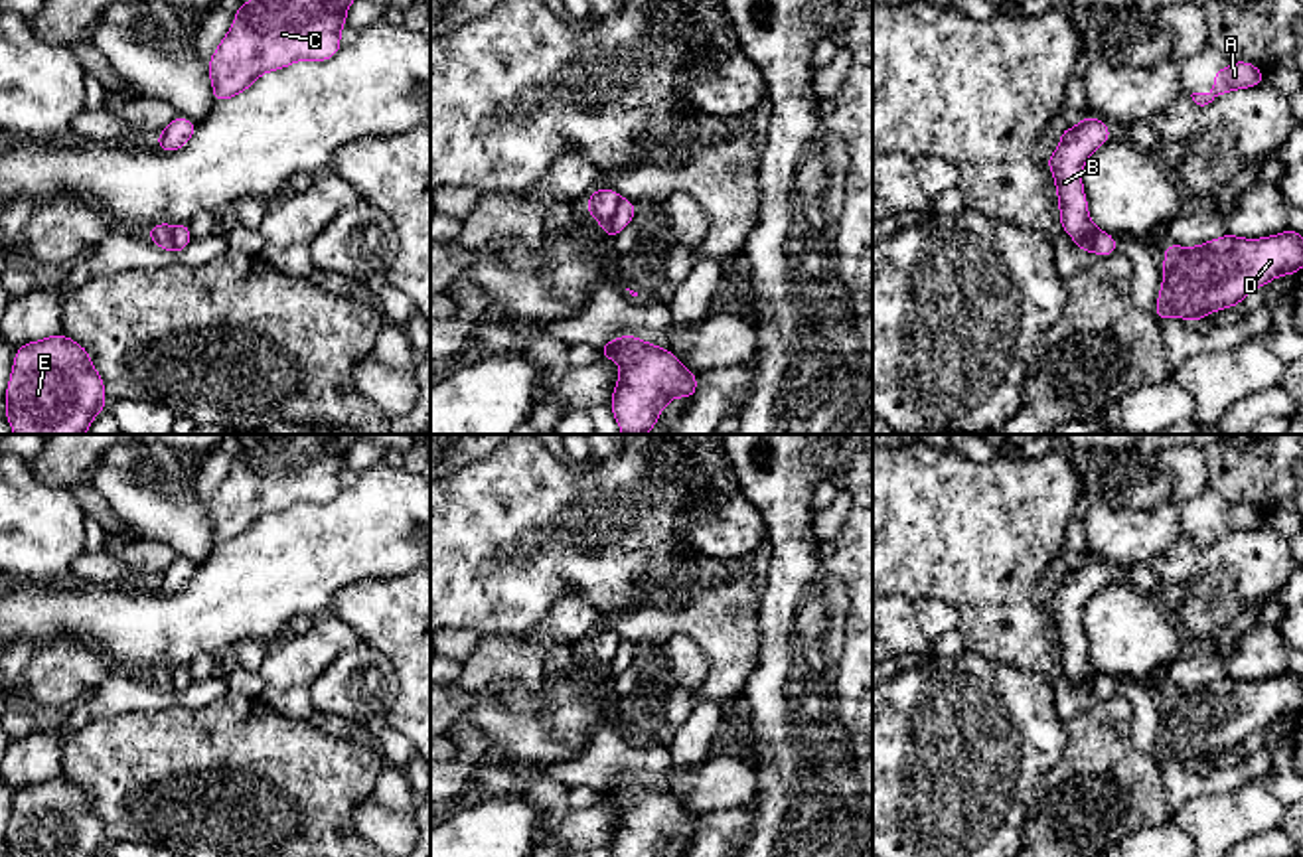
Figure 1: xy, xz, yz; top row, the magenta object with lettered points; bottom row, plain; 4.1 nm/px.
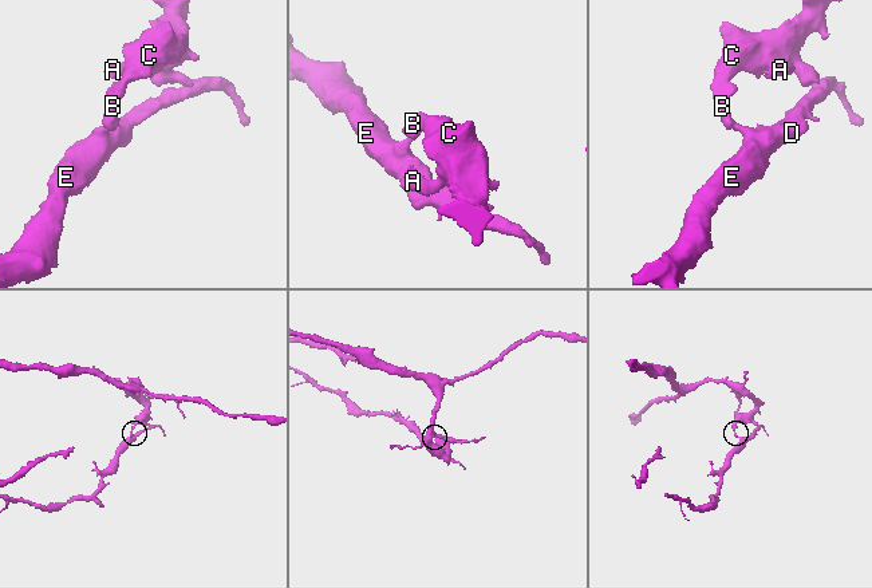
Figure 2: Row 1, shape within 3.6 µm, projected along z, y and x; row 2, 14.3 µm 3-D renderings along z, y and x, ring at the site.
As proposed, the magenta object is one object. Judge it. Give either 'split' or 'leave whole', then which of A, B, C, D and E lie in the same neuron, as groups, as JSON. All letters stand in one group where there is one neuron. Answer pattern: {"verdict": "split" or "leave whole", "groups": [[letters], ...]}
{"verdict": "split", "groups": [["A", "B", "C"], ["D", "E"]]}

